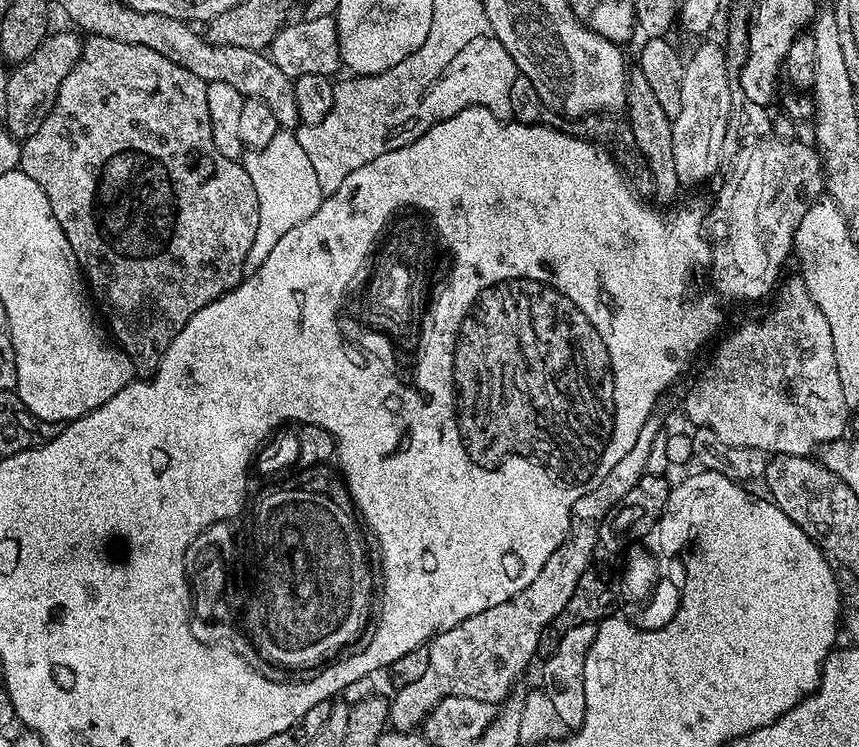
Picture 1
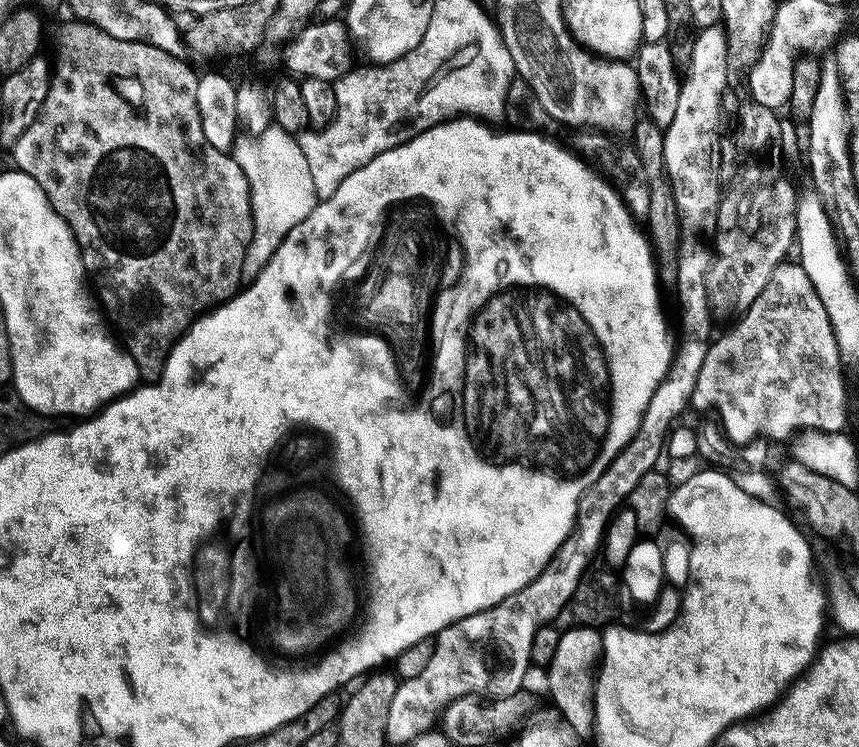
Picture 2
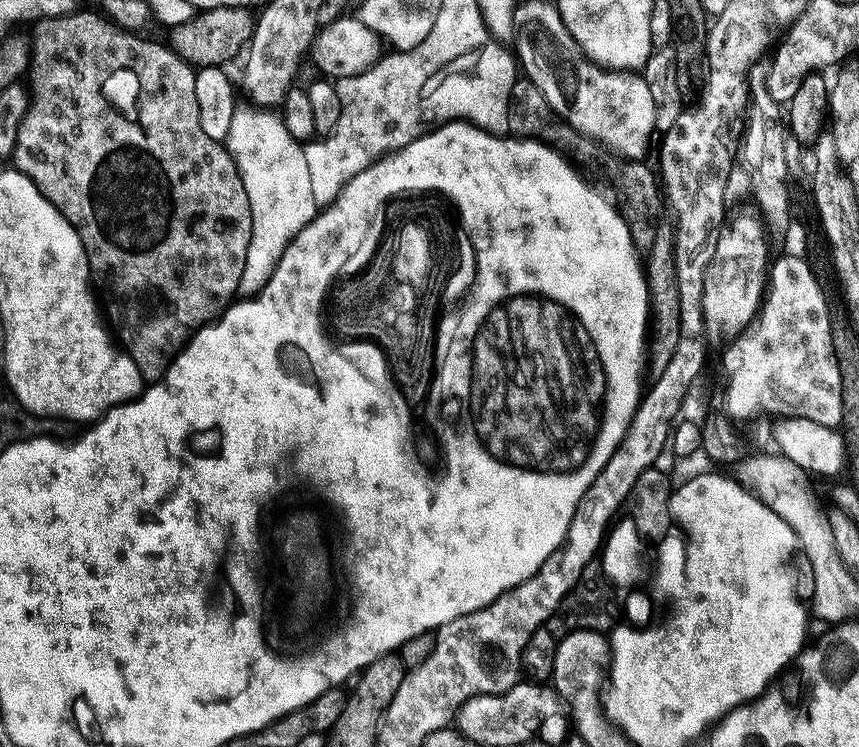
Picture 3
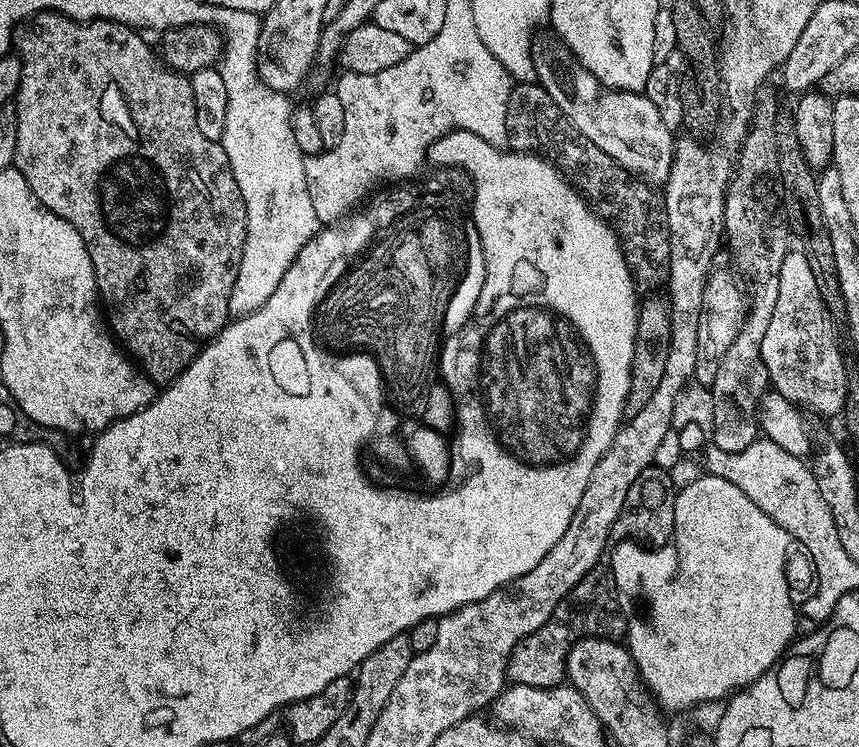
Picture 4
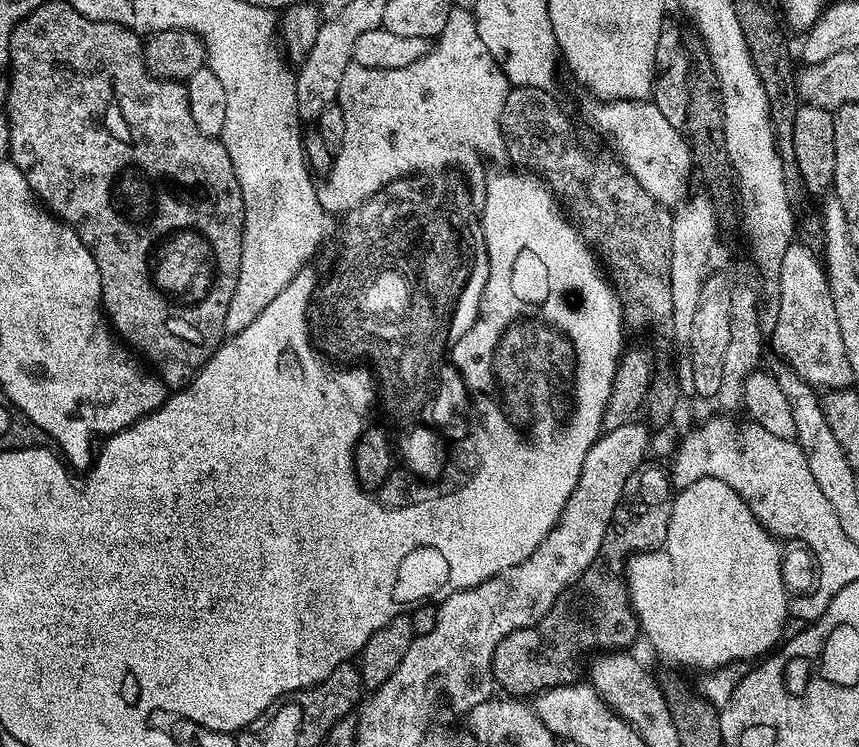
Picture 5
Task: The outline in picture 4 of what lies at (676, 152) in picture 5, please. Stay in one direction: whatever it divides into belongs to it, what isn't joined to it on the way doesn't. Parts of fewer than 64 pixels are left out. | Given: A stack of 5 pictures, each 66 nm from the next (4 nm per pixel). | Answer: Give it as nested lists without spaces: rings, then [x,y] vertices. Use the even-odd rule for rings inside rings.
[[[543,34],[535,37],[532,46],[535,83],[541,84],[554,98],[554,106],[569,122],[598,150],[610,154],[621,168],[631,172],[641,181],[662,186],[668,180],[668,171],[672,165],[674,151],[673,129],[662,122],[658,110],[650,98],[638,92],[620,92],[616,88],[605,88],[578,62],[578,58],[564,45],[555,34]]]

